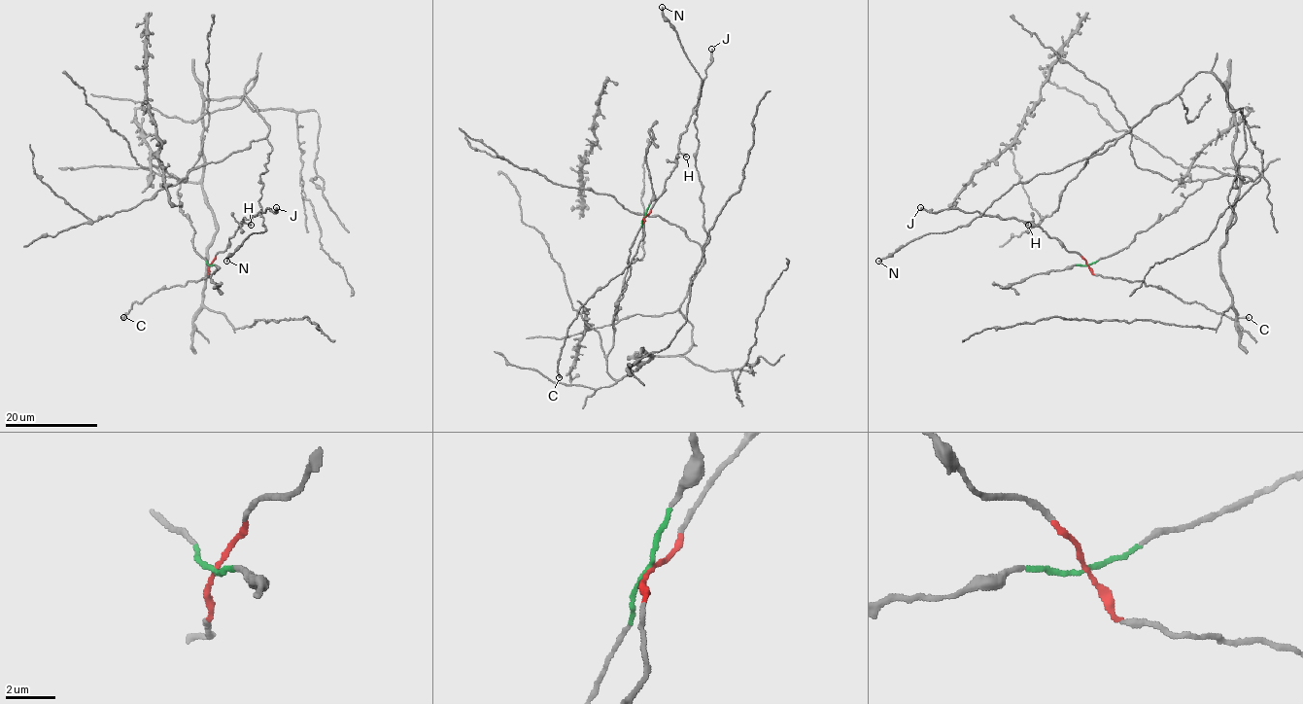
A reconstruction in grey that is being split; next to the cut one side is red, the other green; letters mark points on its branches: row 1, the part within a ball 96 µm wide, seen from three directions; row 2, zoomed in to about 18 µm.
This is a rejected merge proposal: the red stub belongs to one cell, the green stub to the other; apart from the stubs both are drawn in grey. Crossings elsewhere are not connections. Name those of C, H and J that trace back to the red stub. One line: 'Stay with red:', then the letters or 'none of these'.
Stay with red: C, H, J

